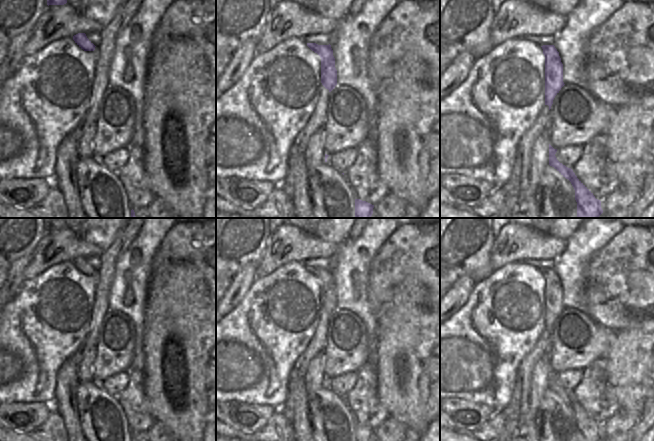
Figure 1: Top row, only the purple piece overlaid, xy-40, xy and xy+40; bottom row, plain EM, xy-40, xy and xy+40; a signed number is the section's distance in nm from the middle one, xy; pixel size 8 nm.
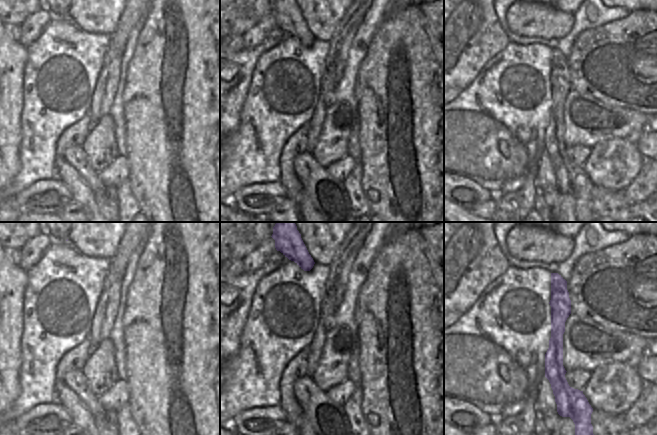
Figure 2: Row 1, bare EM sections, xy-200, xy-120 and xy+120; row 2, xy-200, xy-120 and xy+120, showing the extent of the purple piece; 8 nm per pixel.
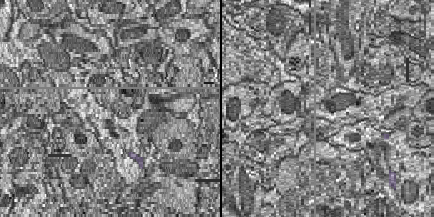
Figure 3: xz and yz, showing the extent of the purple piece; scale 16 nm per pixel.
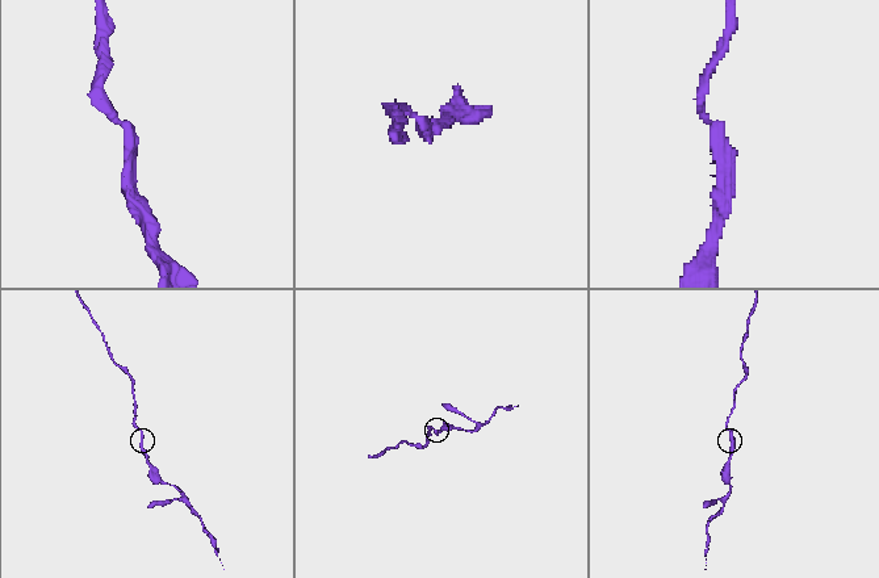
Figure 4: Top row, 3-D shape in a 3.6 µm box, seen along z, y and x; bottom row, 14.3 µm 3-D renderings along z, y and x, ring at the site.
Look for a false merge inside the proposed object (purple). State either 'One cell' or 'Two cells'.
One cell.

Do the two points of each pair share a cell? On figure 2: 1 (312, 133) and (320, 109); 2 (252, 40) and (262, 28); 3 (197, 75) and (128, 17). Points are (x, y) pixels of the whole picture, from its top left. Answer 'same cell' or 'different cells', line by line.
1: same cell
2: same cell
3: different cells

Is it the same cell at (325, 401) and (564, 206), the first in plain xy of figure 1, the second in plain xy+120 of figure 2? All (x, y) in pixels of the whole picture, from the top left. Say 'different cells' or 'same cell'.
same cell

